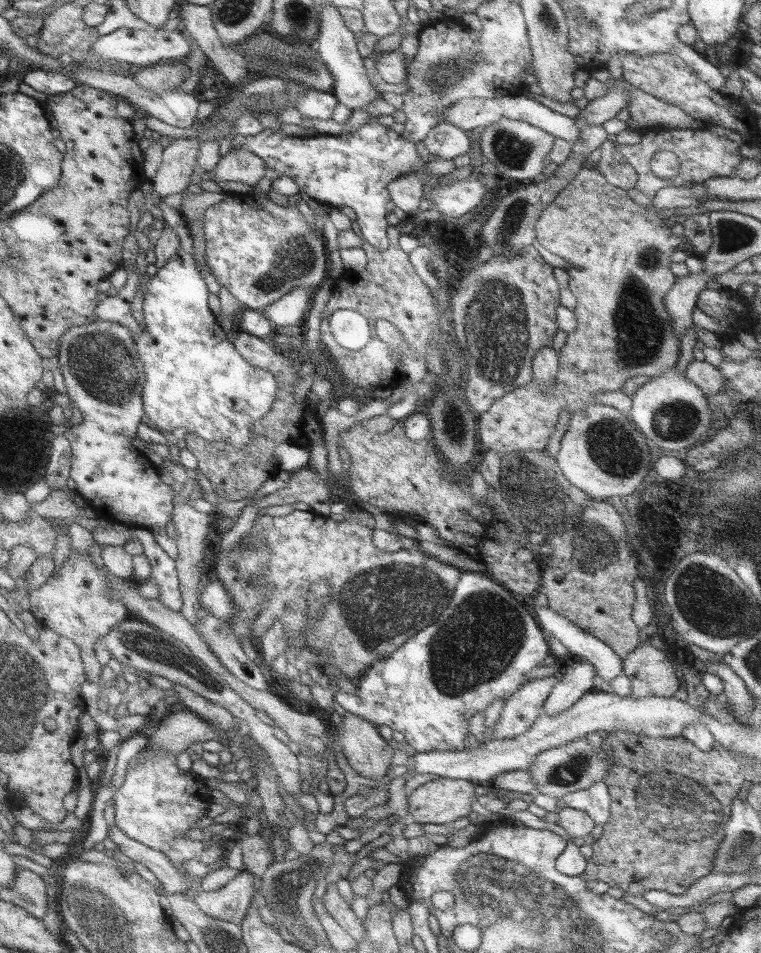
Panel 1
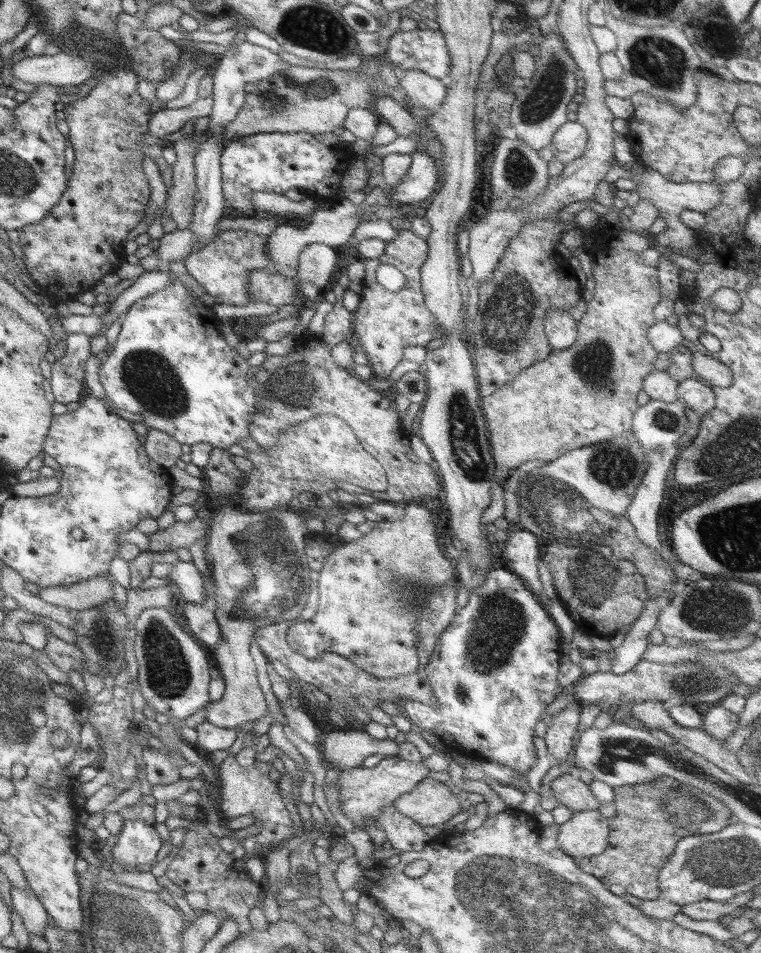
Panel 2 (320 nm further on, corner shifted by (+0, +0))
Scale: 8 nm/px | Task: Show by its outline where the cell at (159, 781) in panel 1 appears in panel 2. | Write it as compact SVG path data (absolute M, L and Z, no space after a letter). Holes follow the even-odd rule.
M125 820L116 834L112 858L119 866L141 868L155 863L155 854L162 843L152 825L140 820Z

